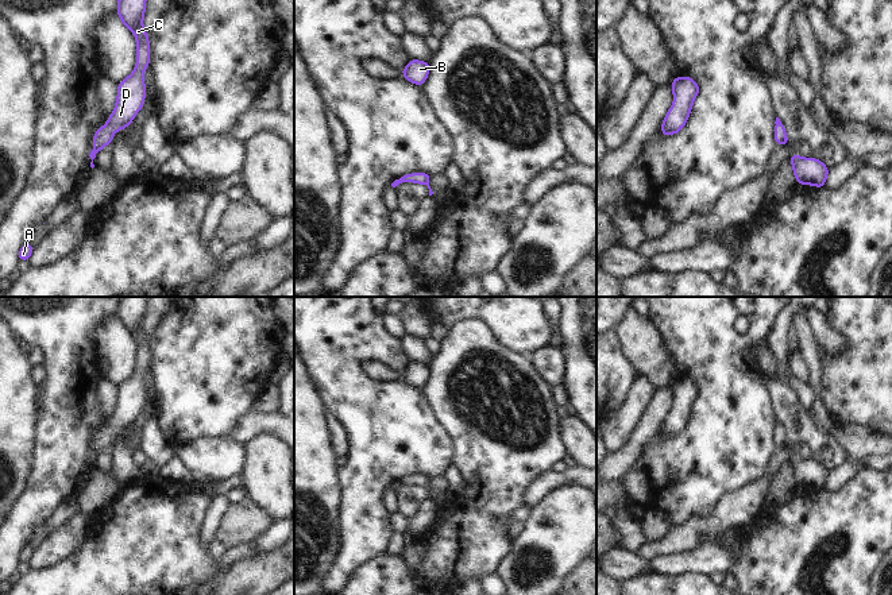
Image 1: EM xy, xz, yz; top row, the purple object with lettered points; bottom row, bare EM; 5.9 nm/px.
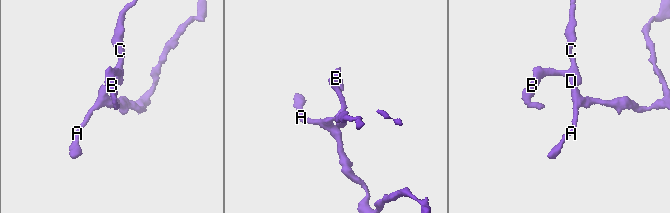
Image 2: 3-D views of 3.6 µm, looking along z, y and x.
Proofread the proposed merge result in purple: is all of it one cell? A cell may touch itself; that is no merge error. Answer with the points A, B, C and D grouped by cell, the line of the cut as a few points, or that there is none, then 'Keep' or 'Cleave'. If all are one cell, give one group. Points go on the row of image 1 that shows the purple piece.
Groups: A B C D. No split. Keep.

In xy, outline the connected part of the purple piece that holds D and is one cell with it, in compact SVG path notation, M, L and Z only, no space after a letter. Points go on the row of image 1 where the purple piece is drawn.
M117 0L117 15L121 23L136 36L138 61L132 74L117 85L115 111L109 115L107 124L101 125L99 131L93 134L94 148L89 154L92 169L94 167L93 159L97 152L107 144L111 144L116 131L131 125L135 115L143 107L146 98L143 72L150 65L151 53L148 45L150 35L143 30L144 11L146 0Z

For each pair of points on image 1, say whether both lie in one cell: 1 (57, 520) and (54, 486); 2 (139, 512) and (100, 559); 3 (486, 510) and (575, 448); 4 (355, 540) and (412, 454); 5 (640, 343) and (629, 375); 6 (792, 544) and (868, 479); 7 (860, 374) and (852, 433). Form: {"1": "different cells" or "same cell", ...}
{"1": "different cells", "2": "same cell", "3": "different cells", "4": "same cell", "5": "different cells", "6": "same cell", "7": "different cells"}

